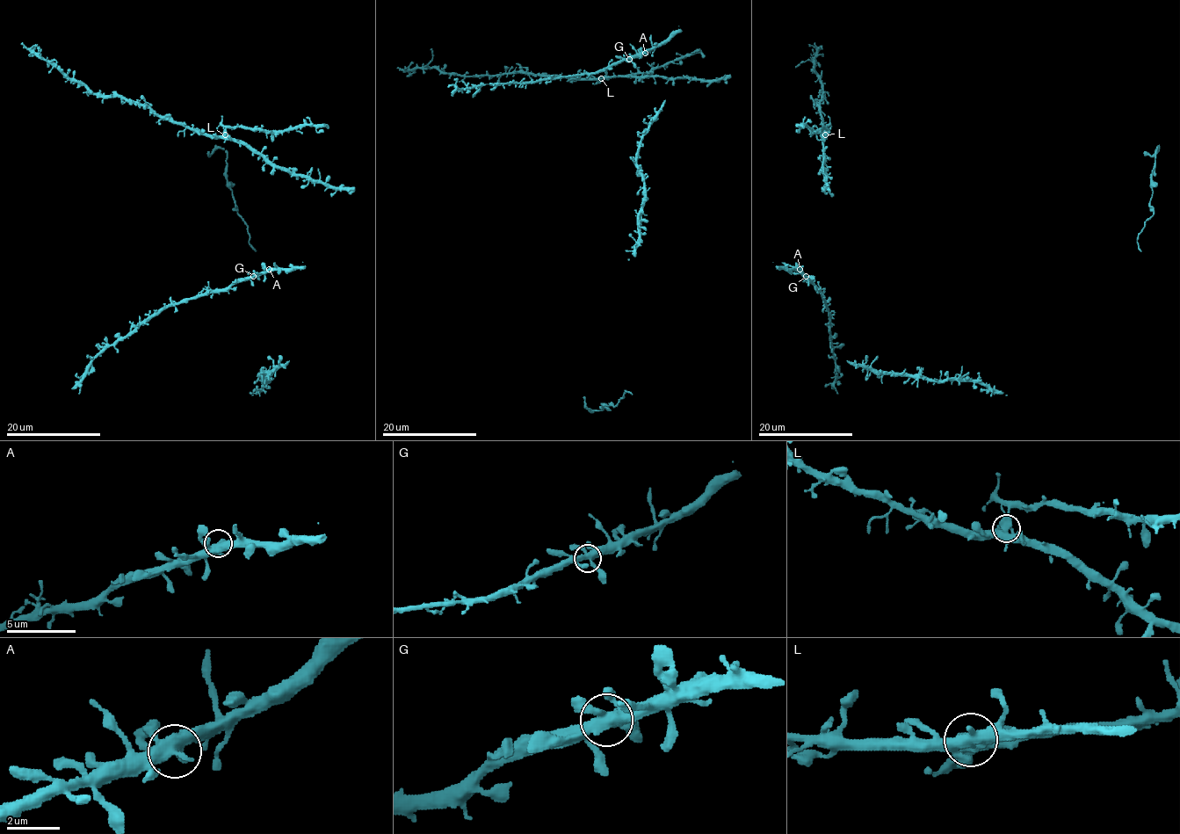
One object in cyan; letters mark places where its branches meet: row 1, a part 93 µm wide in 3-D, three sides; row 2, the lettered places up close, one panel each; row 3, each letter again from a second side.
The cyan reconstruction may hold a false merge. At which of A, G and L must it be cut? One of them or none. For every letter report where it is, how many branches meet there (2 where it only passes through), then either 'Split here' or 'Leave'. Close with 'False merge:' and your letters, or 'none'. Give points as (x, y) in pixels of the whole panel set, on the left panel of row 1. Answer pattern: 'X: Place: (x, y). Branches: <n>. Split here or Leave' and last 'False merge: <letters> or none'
A: Place: (269, 269). Branches: 5. Leave
G: Place: (253, 276). Branches: 5. Leave
L: Place: (225, 134). Branches: 5. Leave
False merge: none

